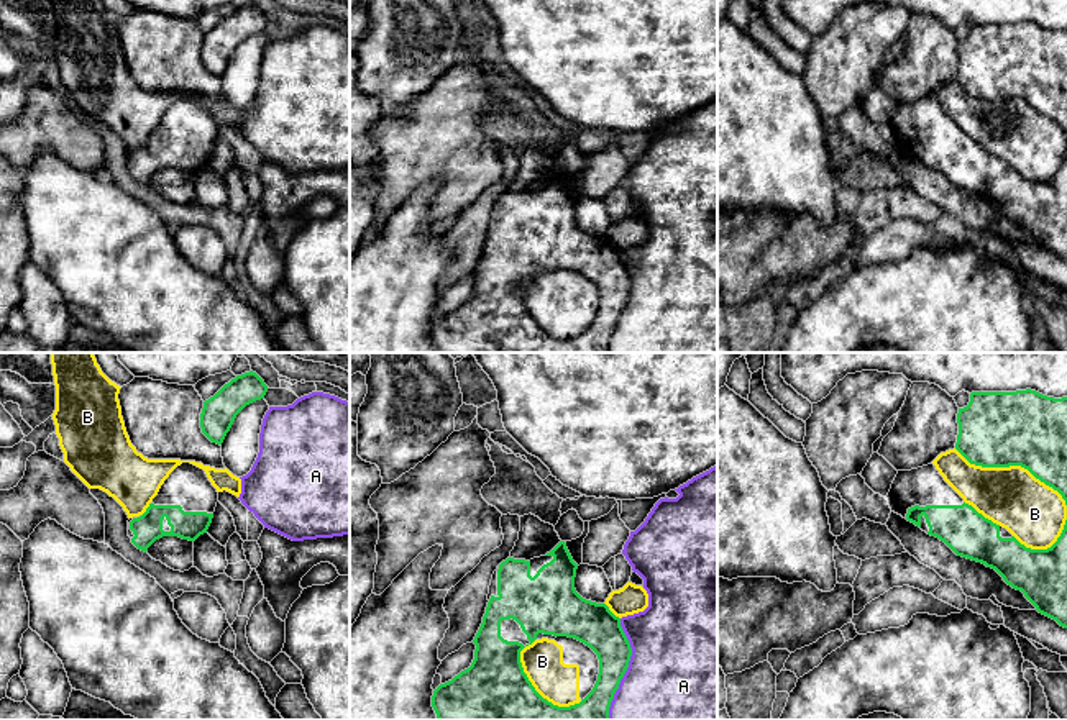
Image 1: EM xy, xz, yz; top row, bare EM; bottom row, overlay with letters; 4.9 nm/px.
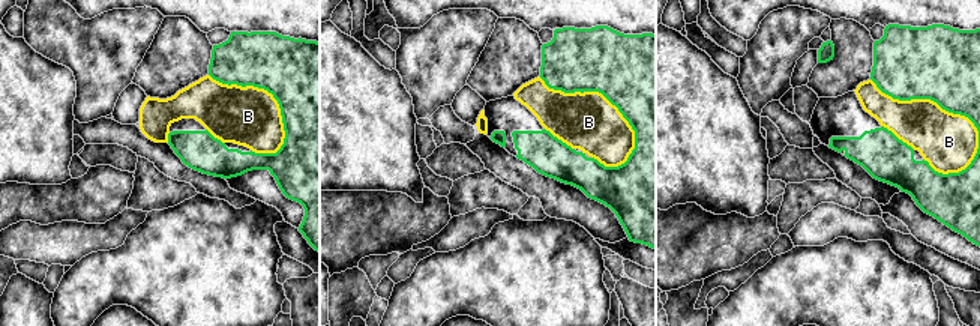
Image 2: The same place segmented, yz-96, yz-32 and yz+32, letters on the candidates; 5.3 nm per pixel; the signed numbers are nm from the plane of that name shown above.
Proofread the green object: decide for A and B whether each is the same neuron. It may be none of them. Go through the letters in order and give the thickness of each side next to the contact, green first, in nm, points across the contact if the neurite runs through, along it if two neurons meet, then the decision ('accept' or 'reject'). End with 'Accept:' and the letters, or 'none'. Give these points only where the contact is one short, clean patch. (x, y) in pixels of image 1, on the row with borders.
A: calibres 200 and 500 nm; reject
B: calibres 380 and 300 nm; reject
Accept: none

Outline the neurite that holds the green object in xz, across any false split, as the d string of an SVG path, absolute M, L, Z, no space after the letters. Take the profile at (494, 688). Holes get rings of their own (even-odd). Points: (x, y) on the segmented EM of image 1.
M565 541L545 556L497 566L471 666L433 690L438 720L609 720L632 648L621 618L576 592L576 569ZM556 636L584 643L599 659L593 690L570 707L543 699L520 663L527 645Z

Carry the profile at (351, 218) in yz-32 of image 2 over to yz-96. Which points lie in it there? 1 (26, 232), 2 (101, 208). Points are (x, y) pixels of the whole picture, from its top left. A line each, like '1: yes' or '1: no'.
1: no
2: yes

